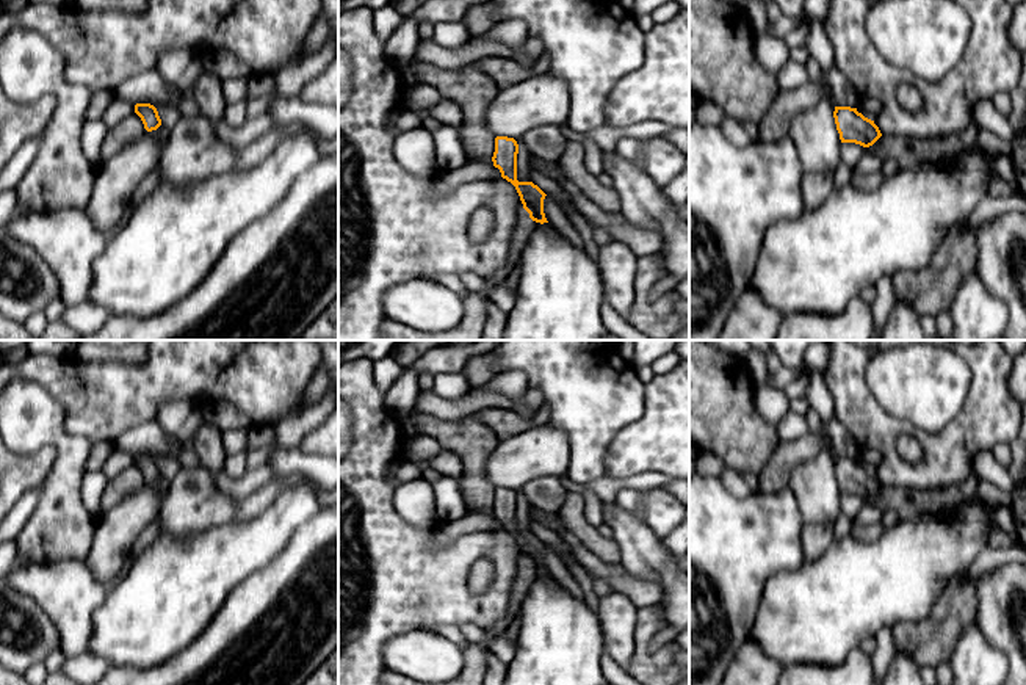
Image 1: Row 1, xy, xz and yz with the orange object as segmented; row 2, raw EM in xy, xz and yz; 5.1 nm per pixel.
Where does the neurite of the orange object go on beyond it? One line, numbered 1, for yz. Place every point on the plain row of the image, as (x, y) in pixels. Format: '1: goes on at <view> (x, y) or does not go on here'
1: does not go on here

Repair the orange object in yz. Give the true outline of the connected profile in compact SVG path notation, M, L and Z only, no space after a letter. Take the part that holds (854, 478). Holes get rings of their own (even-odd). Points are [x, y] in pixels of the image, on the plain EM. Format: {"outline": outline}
{"outline": "M835 458L833 469L841 494L869 498L882 487L874 472L865 469L857 459Z"}

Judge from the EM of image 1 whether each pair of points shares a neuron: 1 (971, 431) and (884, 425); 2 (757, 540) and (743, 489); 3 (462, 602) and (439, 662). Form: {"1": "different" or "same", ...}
{"1": "same", "2": "different", "3": "different"}

